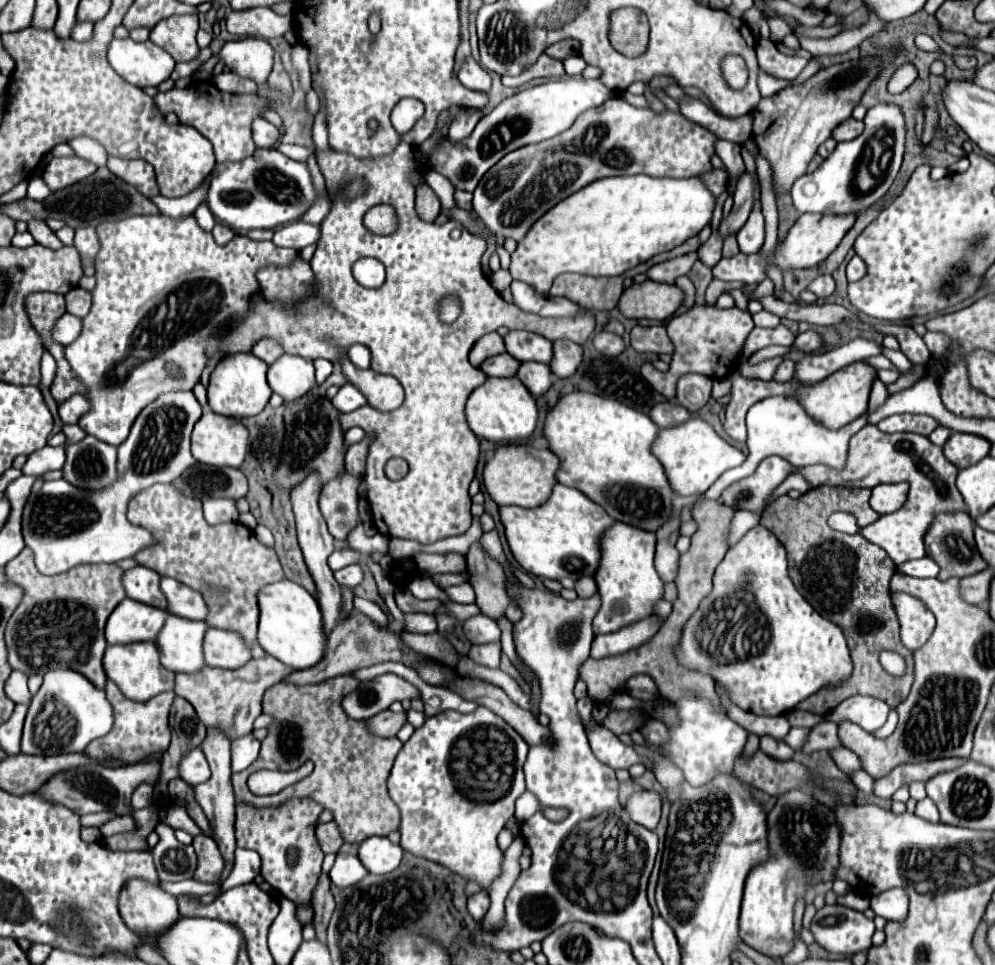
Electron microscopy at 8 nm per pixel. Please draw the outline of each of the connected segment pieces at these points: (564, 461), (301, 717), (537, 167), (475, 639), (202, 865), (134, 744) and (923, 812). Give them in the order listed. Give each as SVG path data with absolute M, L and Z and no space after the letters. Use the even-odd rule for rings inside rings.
M571 392L563 396L545 420L545 438L549 440L551 452L555 452L561 460L557 480L565 486L581 490L587 498L603 506L611 518L647 532L657 532L665 522L673 518L675 490L667 480L663 464L651 452L657 436L659 428L647 414L637 412L635 408L625 406L617 400L587 392Z
M351 674L325 680L321 684L309 686L291 686L291 684L275 684L263 696L263 712L273 718L267 728L267 736L261 742L259 760L239 772L233 774L233 792L235 802L251 804L255 808L271 808L281 806L291 798L309 798L321 804L325 810L333 814L333 822L339 826L339 832L345 842L363 842L369 836L387 836L389 832L399 828L399 808L389 800L387 792L387 776L391 772L393 760L401 750L399 738L377 738L369 736L365 730L365 722L351 720L343 708L341 700L347 692L351 692L359 684ZM311 760L315 764L313 772L279 794L271 796L255 796L247 786L247 778L257 770L297 770L301 764Z
M615 96L601 104L599 108L591 108L579 116L579 120L571 126L571 130L561 132L551 140L543 140L541 144L529 144L515 152L509 152L499 160L479 182L473 192L473 210L481 218L481 222L499 238L513 238L515 242L523 240L529 228L557 202L575 194L583 186L607 178L607 176L625 176L625 174L647 174L647 176L673 176L673 178L689 178L701 176L713 170L711 156L715 154L715 142L719 138L707 128L687 120L683 114L665 110L655 112L651 108L637 108Z
M483 614L473 616L465 628L465 636L471 644L489 644L501 642L501 630L495 620L483 620Z
M195 836L193 846L195 846L195 852L199 856L199 868L195 870L195 880L215 882L225 866L225 860L221 856L217 842L209 836Z
M107 682L107 700L113 706L115 712L115 724L111 728L109 734L105 734L103 738L97 738L89 744L89 748L83 751L91 759L105 762L107 756L119 756L119 760L127 760L127 764L135 764L141 762L143 756L149 756L151 752L165 752L167 744L169 744L169 724L167 724L167 716L169 716L169 708L171 702L175 698L173 692L163 692L147 702L135 702L123 696L123 692L117 688L115 682Z
M925 798L925 800L917 802L917 814L919 814L921 818L929 820L929 822L939 822L939 812L937 812L937 806L935 806L929 798Z

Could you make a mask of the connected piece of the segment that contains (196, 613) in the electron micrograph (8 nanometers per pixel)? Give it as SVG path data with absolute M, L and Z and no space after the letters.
M161 578L161 590L167 598L167 612L187 618L187 620L205 620L207 606L199 592L187 588L185 584L173 578Z

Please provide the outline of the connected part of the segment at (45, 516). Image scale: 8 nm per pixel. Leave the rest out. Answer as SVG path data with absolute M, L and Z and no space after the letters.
M193 392L159 396L135 420L129 438L119 446L117 480L99 490L83 490L67 480L43 482L37 494L29 496L23 510L23 538L33 550L41 574L61 574L79 564L117 562L133 558L135 552L153 542L145 528L131 526L125 518L129 498L157 482L177 480L197 460L189 452L191 430L201 418L201 406Z

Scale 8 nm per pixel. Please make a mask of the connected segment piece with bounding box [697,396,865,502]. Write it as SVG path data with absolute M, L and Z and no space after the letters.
M771 396L765 398L761 402L757 402L755 406L749 408L747 412L747 448L749 448L749 456L747 460L733 470L727 470L705 494L701 494L697 498L699 500L719 500L721 492L741 480L747 478L755 472L755 468L759 466L759 462L771 454L781 456L785 460L789 460L795 466L811 466L811 464L827 464L829 468L835 470L843 470L845 468L845 460L847 460L847 448L849 448L849 440L853 434L857 434L861 428L865 426L863 416L853 420L851 424L847 424L841 430L827 430L819 424L815 424L801 408L801 404L797 404L795 398L785 398L785 396Z

